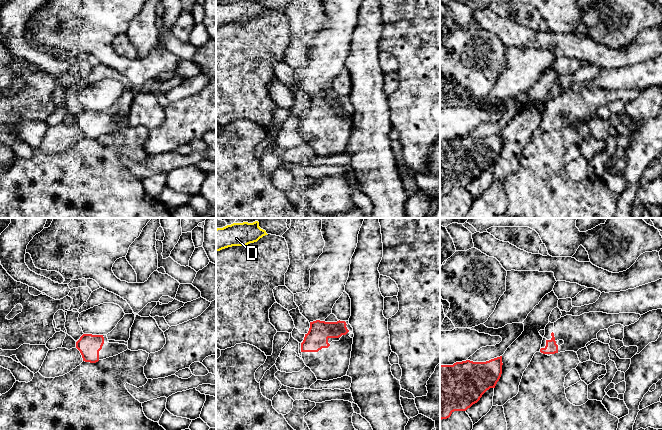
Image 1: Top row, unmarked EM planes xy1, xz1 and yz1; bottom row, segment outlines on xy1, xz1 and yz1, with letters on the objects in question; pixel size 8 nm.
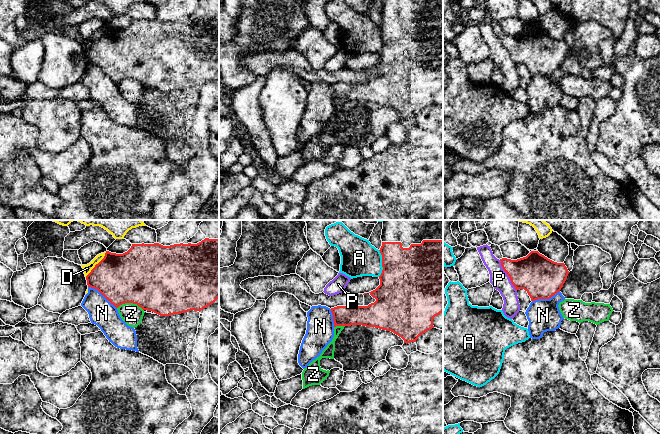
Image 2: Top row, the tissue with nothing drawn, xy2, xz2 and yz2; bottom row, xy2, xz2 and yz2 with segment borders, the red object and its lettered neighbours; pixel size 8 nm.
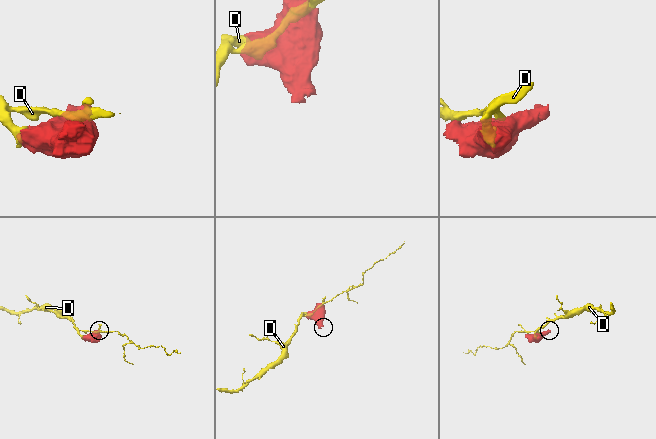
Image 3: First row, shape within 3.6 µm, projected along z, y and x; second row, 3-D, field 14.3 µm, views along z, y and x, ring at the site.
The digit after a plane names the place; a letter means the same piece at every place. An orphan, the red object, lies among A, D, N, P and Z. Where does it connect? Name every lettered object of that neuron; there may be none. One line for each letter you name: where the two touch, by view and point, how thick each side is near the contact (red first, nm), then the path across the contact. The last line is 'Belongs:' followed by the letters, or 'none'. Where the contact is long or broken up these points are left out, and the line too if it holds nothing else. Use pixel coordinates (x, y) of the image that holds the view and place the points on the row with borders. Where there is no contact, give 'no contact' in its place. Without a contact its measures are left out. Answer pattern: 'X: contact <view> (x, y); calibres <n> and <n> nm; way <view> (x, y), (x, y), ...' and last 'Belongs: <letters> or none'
Belongs: none

